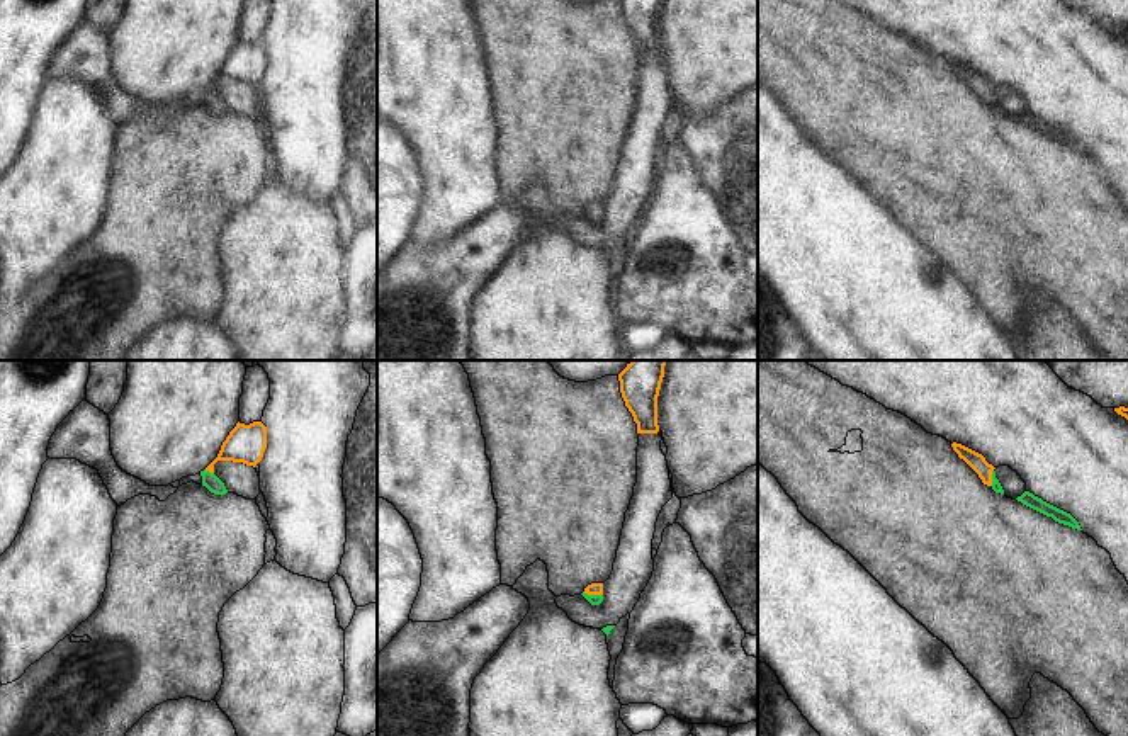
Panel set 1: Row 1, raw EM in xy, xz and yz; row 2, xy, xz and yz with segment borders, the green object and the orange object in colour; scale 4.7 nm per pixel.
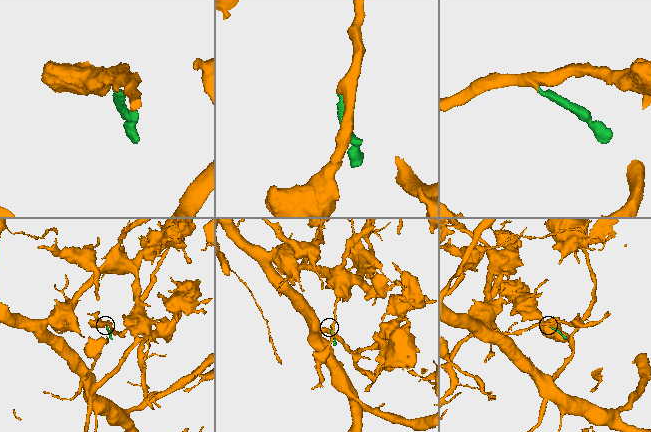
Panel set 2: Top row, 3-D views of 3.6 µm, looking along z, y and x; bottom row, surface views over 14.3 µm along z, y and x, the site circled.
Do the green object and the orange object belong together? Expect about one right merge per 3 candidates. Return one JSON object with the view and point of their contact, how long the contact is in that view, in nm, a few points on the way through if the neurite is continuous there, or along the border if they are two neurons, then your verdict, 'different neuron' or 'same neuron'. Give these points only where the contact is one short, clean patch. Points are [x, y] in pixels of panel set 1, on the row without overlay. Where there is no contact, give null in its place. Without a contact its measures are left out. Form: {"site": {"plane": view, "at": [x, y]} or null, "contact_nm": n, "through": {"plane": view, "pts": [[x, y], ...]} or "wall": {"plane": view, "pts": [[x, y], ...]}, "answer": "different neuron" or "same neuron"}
{"site": {"plane": "xy", "at": [208, 90]}, "contact_nm": 50, "through": {"plane": "xy", "pts": [[211, 101], [208, 90], [218, 77], [245, 63]]}, "answer": "same neuron"}

